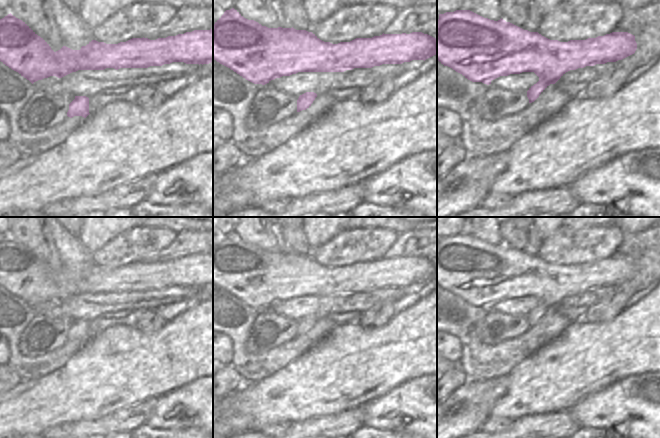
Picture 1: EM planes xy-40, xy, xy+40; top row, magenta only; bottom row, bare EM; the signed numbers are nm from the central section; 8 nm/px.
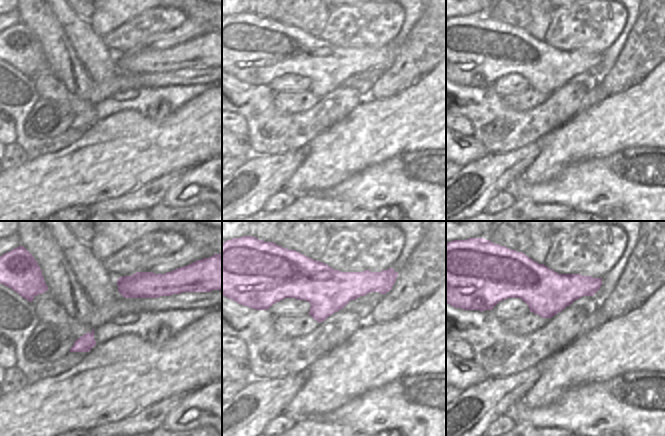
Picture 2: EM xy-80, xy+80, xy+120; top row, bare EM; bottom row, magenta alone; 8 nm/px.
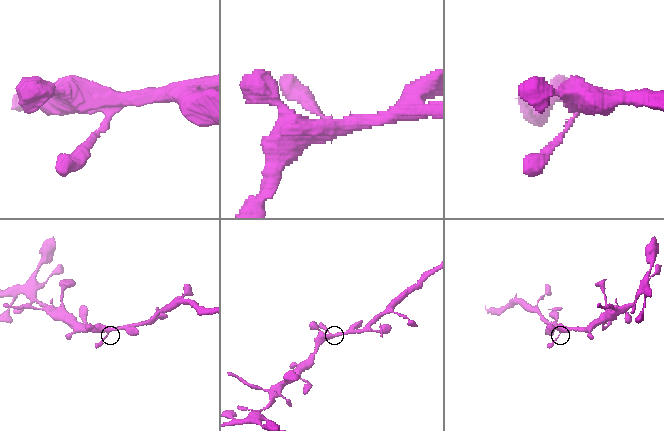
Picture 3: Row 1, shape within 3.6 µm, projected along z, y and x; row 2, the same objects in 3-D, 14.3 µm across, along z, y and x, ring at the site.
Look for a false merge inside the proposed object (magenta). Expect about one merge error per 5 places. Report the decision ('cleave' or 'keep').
keep

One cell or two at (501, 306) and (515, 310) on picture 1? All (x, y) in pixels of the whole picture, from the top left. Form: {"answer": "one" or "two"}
{"answer": "one"}

